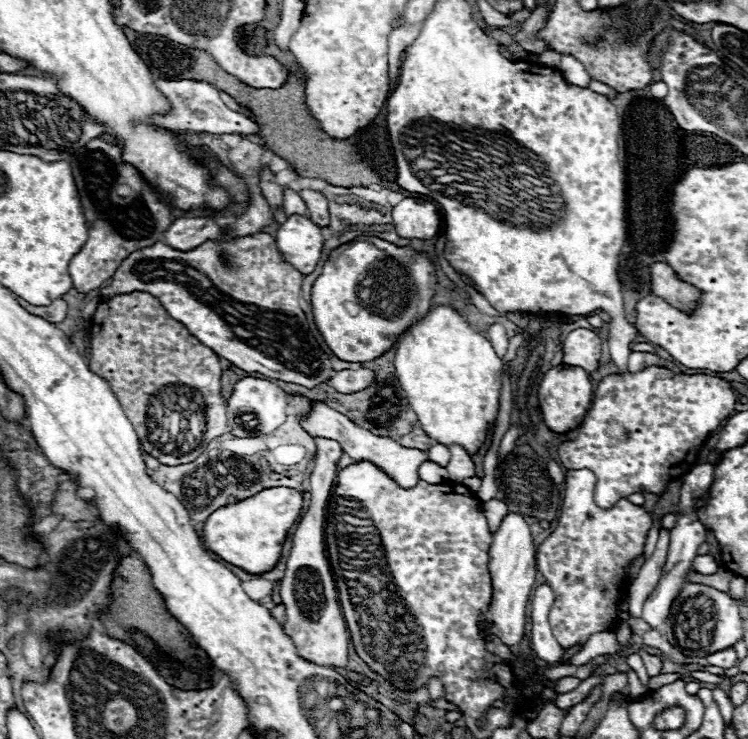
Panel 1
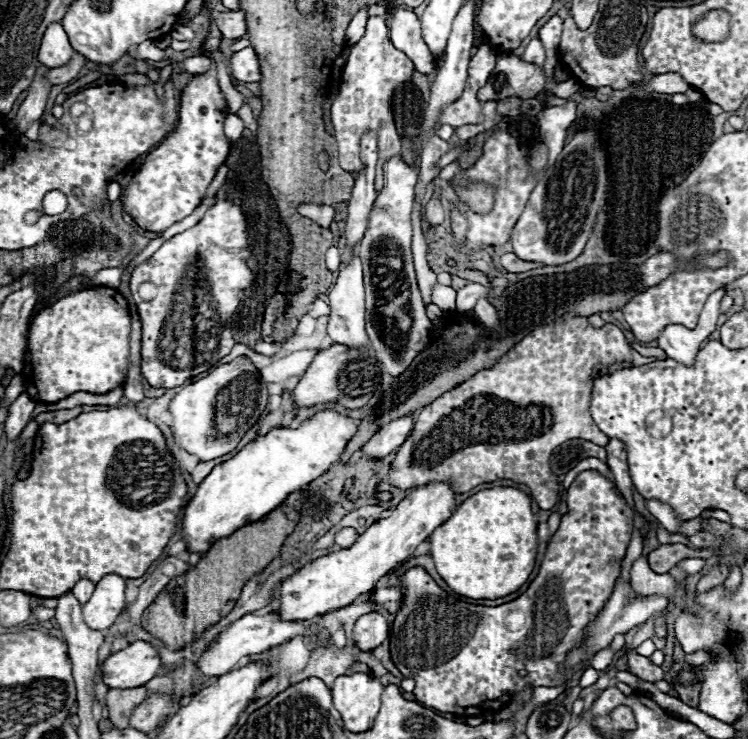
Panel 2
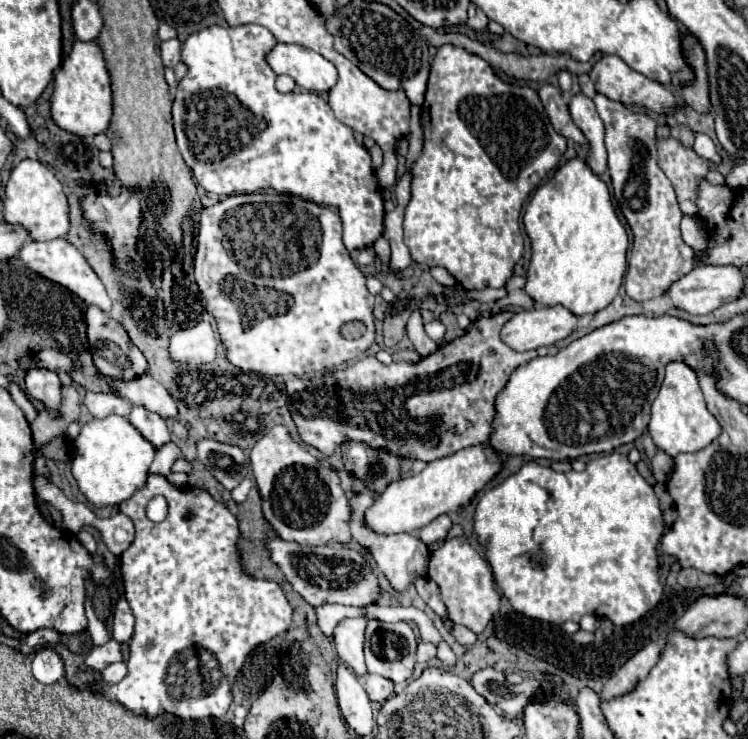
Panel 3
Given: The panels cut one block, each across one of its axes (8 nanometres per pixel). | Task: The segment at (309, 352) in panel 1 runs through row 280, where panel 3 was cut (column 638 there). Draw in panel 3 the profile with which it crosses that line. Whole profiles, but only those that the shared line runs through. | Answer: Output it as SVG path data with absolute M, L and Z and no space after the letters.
M602 94L594 96L594 106L606 126L606 150L614 198L622 208L622 214L630 224L634 236L624 288L626 294L636 302L646 302L650 298L664 296L676 280L692 272L694 250L688 248L688 244L684 244L680 236L682 212L678 208L670 180L658 166L654 118L644 110L634 112Z

